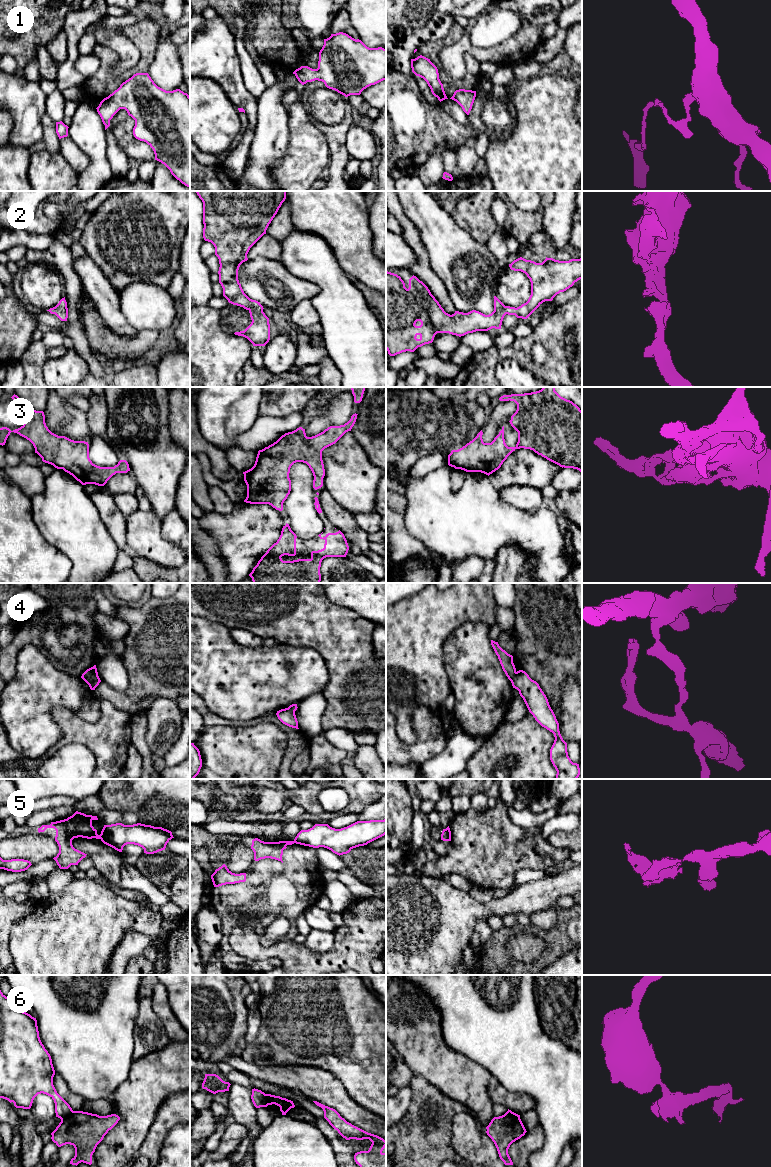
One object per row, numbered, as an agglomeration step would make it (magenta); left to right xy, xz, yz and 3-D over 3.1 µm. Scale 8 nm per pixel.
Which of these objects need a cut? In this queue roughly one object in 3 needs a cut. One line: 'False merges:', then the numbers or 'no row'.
False merges: 4, 5, 6

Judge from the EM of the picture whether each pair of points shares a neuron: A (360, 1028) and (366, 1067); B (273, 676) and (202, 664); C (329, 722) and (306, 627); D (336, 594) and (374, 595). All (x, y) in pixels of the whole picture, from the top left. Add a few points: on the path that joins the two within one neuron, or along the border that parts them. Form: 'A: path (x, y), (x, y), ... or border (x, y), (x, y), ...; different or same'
A: path (360, 1038), (360, 1041), (366, 1047), (366, 1057); same
B: path (255, 676), (227, 676), (220, 670); same
C: path (337, 698), (337, 658), (330, 651); same
D: path (345, 596), (365, 595); same

